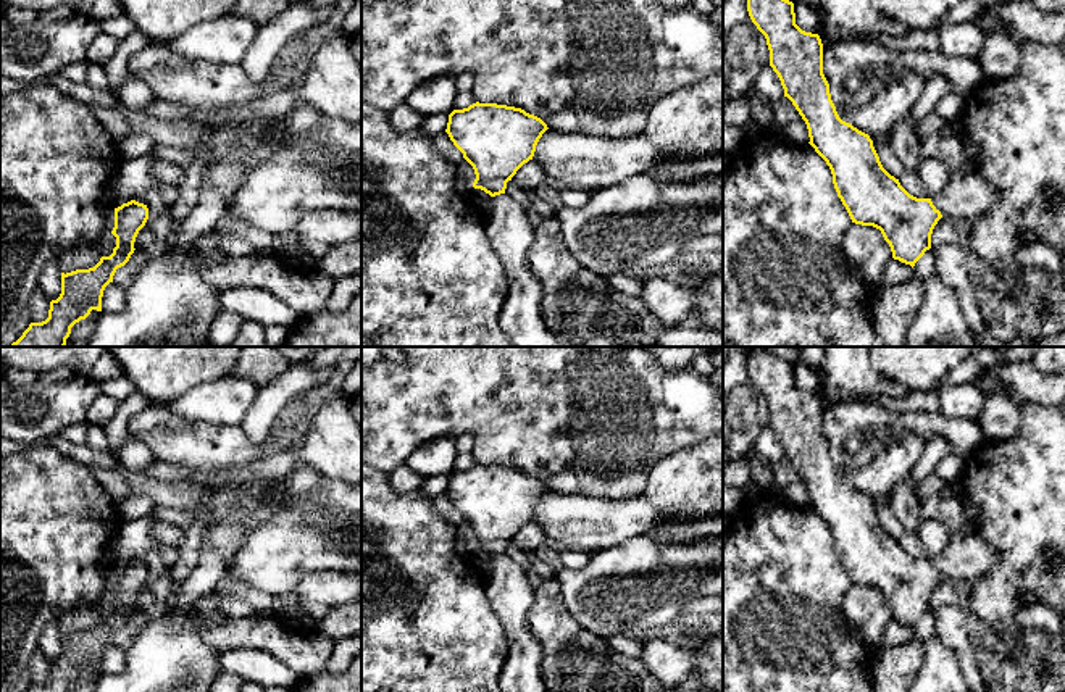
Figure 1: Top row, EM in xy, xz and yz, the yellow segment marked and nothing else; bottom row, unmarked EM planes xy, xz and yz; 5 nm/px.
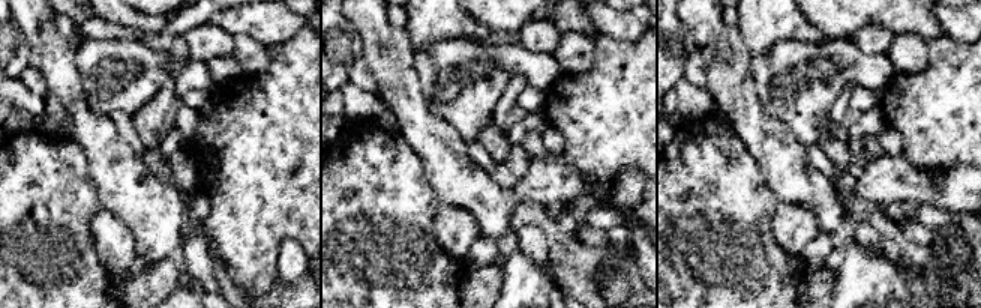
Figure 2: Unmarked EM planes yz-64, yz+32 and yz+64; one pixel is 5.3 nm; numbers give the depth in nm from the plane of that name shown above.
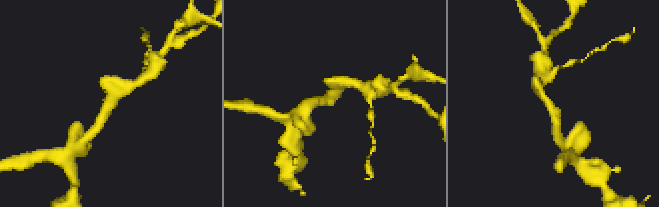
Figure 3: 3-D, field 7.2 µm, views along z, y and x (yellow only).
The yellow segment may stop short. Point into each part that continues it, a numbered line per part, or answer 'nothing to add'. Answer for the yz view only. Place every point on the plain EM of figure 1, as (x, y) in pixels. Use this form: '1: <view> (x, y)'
1: yz (967, 557)

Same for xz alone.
1: xz (509, 592)

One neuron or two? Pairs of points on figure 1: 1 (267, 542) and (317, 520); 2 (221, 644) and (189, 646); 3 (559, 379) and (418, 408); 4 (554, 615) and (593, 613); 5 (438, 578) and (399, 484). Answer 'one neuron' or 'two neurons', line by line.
1: one neuron
2: two neurons
3: one neuron
4: two neurons
5: two neurons

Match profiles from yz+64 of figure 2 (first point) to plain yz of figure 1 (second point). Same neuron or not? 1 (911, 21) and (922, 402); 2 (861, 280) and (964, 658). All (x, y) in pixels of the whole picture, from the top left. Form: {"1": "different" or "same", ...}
{"1": "different", "2": "different"}

